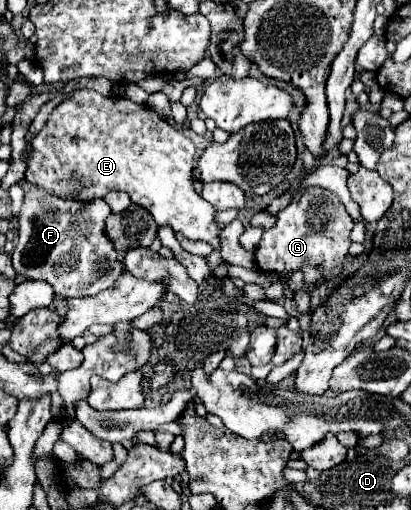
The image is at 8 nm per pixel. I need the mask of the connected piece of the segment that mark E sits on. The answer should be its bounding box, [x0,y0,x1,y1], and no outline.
[26,90,222,248]

